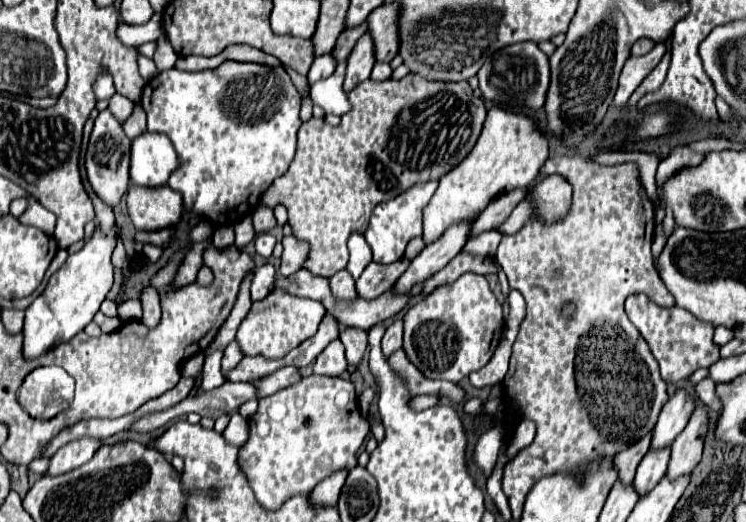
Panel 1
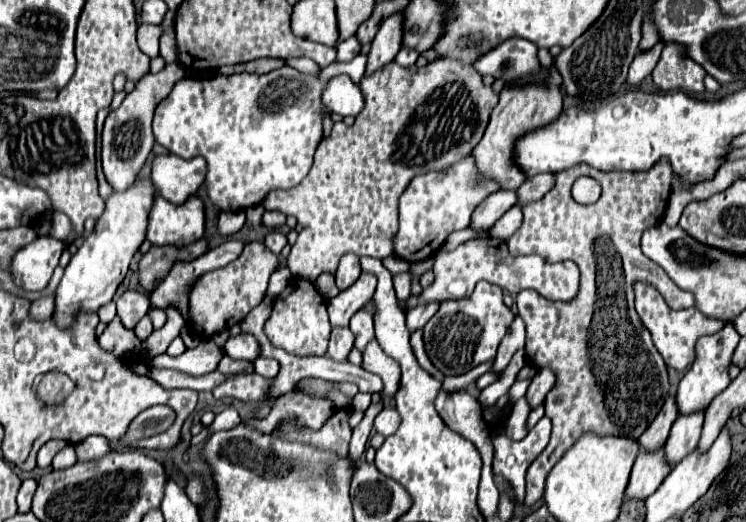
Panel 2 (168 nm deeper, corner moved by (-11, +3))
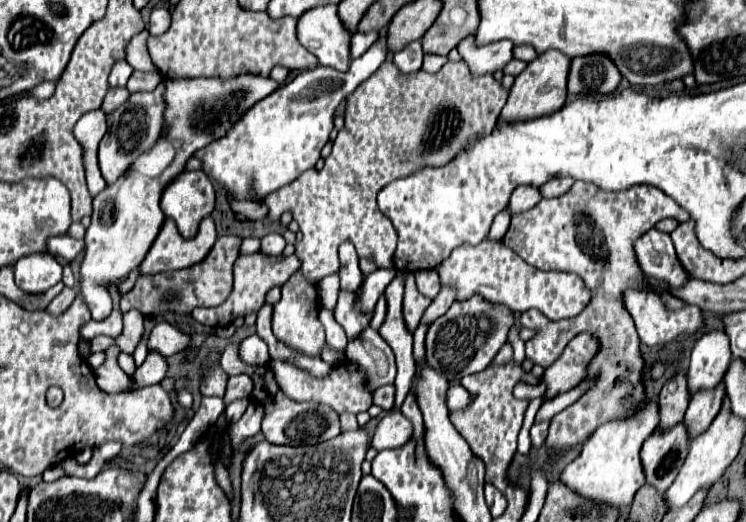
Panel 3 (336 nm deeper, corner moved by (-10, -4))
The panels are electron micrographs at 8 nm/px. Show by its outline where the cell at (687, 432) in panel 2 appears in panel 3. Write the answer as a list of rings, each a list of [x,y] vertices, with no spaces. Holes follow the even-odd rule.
[[[723,382],[715,390],[703,390],[703,392],[693,394],[693,398],[689,402],[689,408],[685,412],[685,418],[683,418],[689,440],[703,434],[707,430],[707,426],[713,422],[713,418],[719,414],[723,394],[725,394],[725,384]]]

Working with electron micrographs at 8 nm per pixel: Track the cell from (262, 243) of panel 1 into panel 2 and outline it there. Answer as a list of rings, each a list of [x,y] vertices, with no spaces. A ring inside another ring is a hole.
[[[272,231],[272,233],[268,233],[266,235],[266,239],[264,239],[264,245],[272,251],[272,253],[280,253],[282,251],[282,247],[285,247],[288,244],[286,235],[282,235],[280,231]]]

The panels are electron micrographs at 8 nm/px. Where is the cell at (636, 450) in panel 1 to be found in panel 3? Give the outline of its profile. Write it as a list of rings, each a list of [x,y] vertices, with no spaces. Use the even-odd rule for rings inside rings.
[[[677,374],[671,378],[661,394],[659,394],[659,424],[657,430],[665,432],[671,426],[677,426],[683,420],[683,414],[689,404],[689,392],[687,392],[687,380],[685,376]]]

